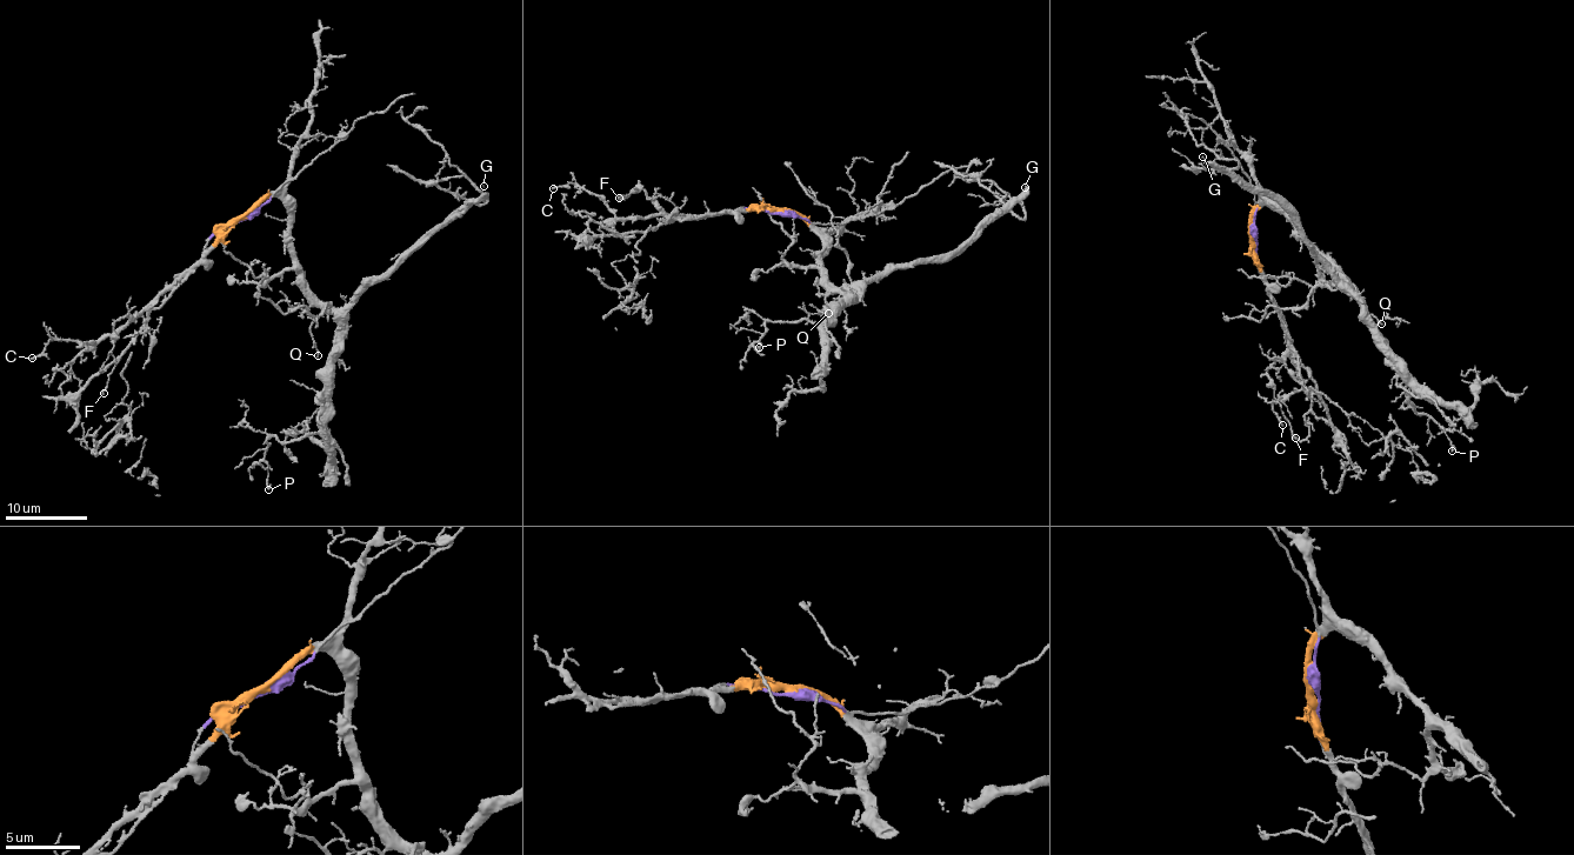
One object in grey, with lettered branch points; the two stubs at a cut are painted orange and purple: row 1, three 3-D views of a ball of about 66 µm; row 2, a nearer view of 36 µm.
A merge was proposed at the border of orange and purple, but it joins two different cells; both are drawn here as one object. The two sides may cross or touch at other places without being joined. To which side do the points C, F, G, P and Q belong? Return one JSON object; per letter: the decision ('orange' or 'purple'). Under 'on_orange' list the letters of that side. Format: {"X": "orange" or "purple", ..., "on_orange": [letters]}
{"C": "orange", "F": "orange", "G": "orange", "P": "orange", "Q": "orange", "on_orange": ["C", "F", "G", "P", "Q"]}

